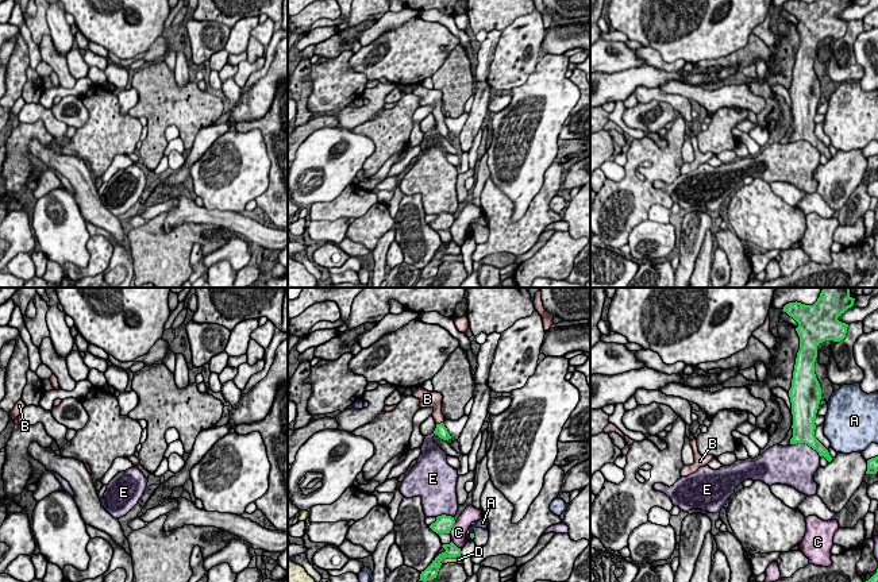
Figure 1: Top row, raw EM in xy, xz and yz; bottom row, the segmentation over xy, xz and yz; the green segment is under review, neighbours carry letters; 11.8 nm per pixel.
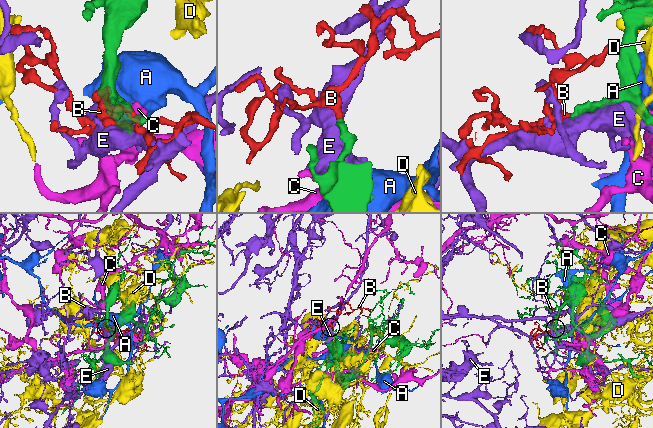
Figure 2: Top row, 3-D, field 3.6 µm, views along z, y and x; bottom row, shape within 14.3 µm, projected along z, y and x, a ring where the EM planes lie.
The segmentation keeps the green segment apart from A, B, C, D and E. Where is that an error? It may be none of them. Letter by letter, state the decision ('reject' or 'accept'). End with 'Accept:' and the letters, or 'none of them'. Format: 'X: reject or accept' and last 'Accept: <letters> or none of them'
A: reject
B: accept
C: reject
D: reject
E: reject
Accept: B

